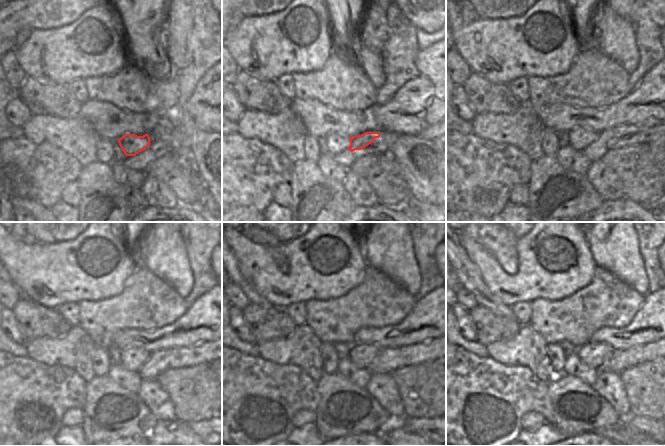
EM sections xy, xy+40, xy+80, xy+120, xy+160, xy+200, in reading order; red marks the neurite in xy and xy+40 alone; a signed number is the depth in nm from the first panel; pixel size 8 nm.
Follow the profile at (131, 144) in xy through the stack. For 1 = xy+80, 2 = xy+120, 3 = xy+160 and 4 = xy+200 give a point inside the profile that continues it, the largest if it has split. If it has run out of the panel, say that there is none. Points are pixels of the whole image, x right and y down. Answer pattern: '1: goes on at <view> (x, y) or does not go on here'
1: goes on at xy+80 (580, 137)
2: goes on at xy+120 (132, 359)
3: goes on at xy+160 (361, 355)
4: goes on at xy+200 (594, 354)

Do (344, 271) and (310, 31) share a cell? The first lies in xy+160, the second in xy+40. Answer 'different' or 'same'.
same

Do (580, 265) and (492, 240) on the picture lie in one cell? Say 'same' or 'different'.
different

